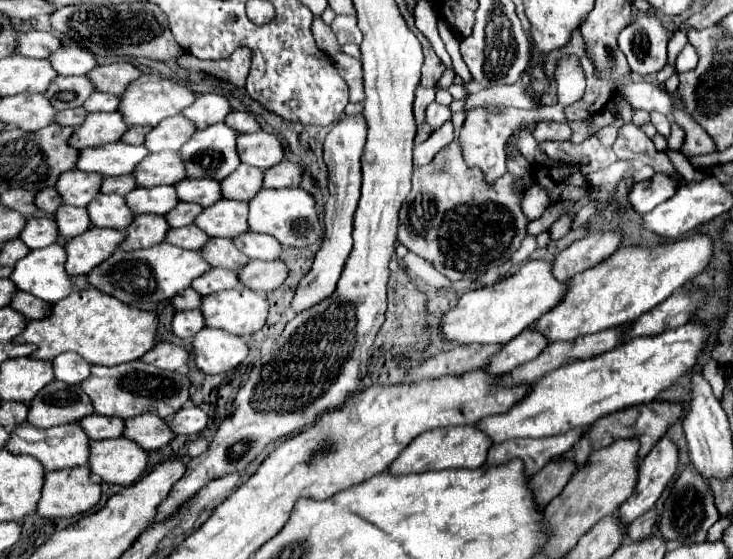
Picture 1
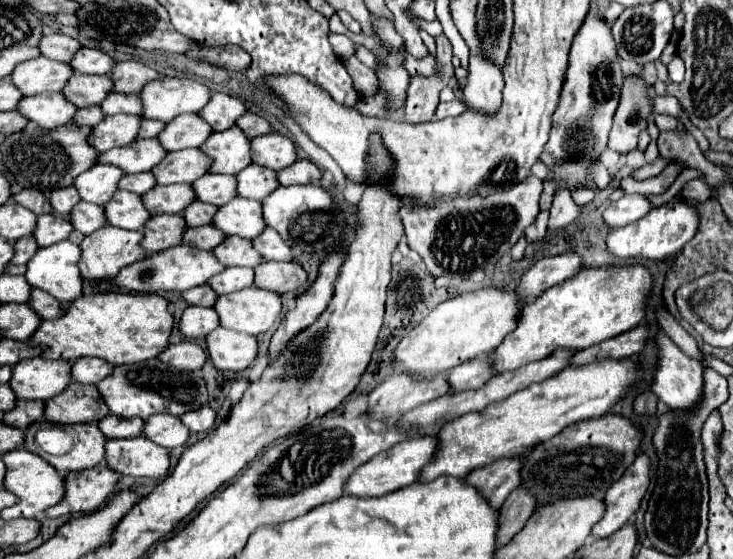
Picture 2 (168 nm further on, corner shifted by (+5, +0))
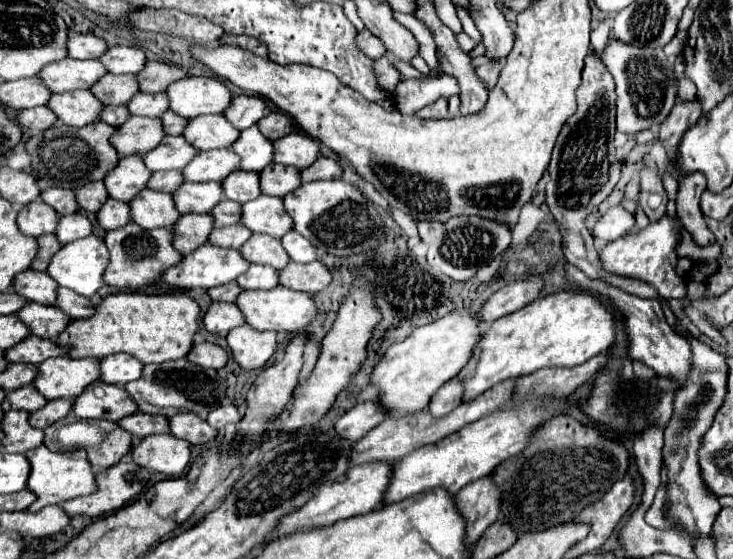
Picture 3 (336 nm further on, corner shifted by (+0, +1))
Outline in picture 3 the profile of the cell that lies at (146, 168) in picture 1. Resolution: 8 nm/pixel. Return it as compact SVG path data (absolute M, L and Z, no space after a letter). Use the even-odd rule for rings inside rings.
M227 148L221 150L207 150L207 152L197 152L197 158L181 170L185 174L187 182L221 182L227 178L231 172L239 168L239 158Z

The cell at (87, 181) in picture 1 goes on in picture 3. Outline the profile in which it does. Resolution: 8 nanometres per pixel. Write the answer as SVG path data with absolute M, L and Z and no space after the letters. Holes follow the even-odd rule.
M139 154L125 156L117 162L109 174L105 174L103 182L105 188L109 190L109 196L121 202L129 202L139 190L145 188L151 172L145 168L143 160Z

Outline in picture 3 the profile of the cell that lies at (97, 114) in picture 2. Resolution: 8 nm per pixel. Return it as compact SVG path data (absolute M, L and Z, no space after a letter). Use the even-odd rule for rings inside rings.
M105 106L99 114L99 120L111 124L111 126L121 126L129 118L129 112L125 106Z

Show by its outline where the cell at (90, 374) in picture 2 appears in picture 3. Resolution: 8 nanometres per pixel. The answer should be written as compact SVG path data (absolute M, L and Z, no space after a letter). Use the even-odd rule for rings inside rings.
M111 354L107 358L101 358L99 366L101 366L101 380L117 386L137 380L143 370L143 364L129 354Z

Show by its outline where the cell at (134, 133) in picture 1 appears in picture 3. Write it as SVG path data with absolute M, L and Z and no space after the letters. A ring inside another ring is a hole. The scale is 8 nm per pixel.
M167 110L167 112L161 116L161 122L163 122L163 126L165 126L165 134L167 134L167 136L179 136L179 134L183 132L185 124L187 124L185 118L181 118L179 114L175 114L175 112L171 112L171 110Z

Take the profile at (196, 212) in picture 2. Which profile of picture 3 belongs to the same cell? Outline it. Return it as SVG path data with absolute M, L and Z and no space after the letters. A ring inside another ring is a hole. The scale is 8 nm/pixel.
M221 200L213 210L213 224L215 228L223 228L223 226L231 226L239 222L239 214L241 214L241 204L239 202L231 202L231 200Z

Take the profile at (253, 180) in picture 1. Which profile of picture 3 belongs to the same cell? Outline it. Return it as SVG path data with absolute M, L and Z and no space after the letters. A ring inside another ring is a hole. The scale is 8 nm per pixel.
M269 164L265 170L261 170L261 192L267 196L279 196L293 192L301 184L299 170L293 166L281 166L281 164Z

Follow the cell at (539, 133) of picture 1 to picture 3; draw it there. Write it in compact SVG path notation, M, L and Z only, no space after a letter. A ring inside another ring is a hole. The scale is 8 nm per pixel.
M591 48L589 54L585 56L581 86L577 88L577 112L563 126L553 148L553 158L549 164L549 182L547 182L547 208L561 226L563 252L567 262L577 266L589 278L603 280L619 290L625 290L641 298L651 298L663 304L665 298L661 298L657 290L653 290L653 286L649 286L647 282L635 278L621 278L619 274L609 274L601 266L601 260L597 258L597 250L593 246L593 236L587 232L583 224L583 220L591 214L591 210L597 208L613 192L621 176L613 148L615 100L617 96L615 96L613 76L603 64L601 54L597 54Z

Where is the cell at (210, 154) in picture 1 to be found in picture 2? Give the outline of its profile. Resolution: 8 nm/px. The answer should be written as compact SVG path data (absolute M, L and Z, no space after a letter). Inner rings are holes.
M230 127L228 131L214 133L204 147L200 147L206 155L212 155L212 171L210 173L226 173L236 175L244 167L252 163L250 157L250 139L244 135L240 127Z

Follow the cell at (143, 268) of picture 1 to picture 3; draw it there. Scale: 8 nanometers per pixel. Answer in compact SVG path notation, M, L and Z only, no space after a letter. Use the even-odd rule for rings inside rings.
M199 246L195 252L183 256L183 260L171 268L167 268L161 274L161 280L169 286L175 288L183 288L183 290L191 290L191 288L213 288L213 286L221 286L227 282L233 282L237 276L241 276L245 270L249 268L249 264L243 260L243 256L233 250L233 248L219 248L219 246Z

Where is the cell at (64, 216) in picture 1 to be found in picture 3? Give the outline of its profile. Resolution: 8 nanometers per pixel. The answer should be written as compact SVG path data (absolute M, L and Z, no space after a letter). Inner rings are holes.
M109 198L105 202L105 206L101 206L101 210L97 210L97 222L105 230L115 230L115 228L125 226L129 222L127 202L119 202L119 200Z

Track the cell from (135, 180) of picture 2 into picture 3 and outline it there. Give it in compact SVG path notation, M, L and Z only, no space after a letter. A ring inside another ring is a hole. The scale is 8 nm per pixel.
M179 170L169 172L153 172L149 178L149 188L159 192L173 192L183 182L183 176Z

